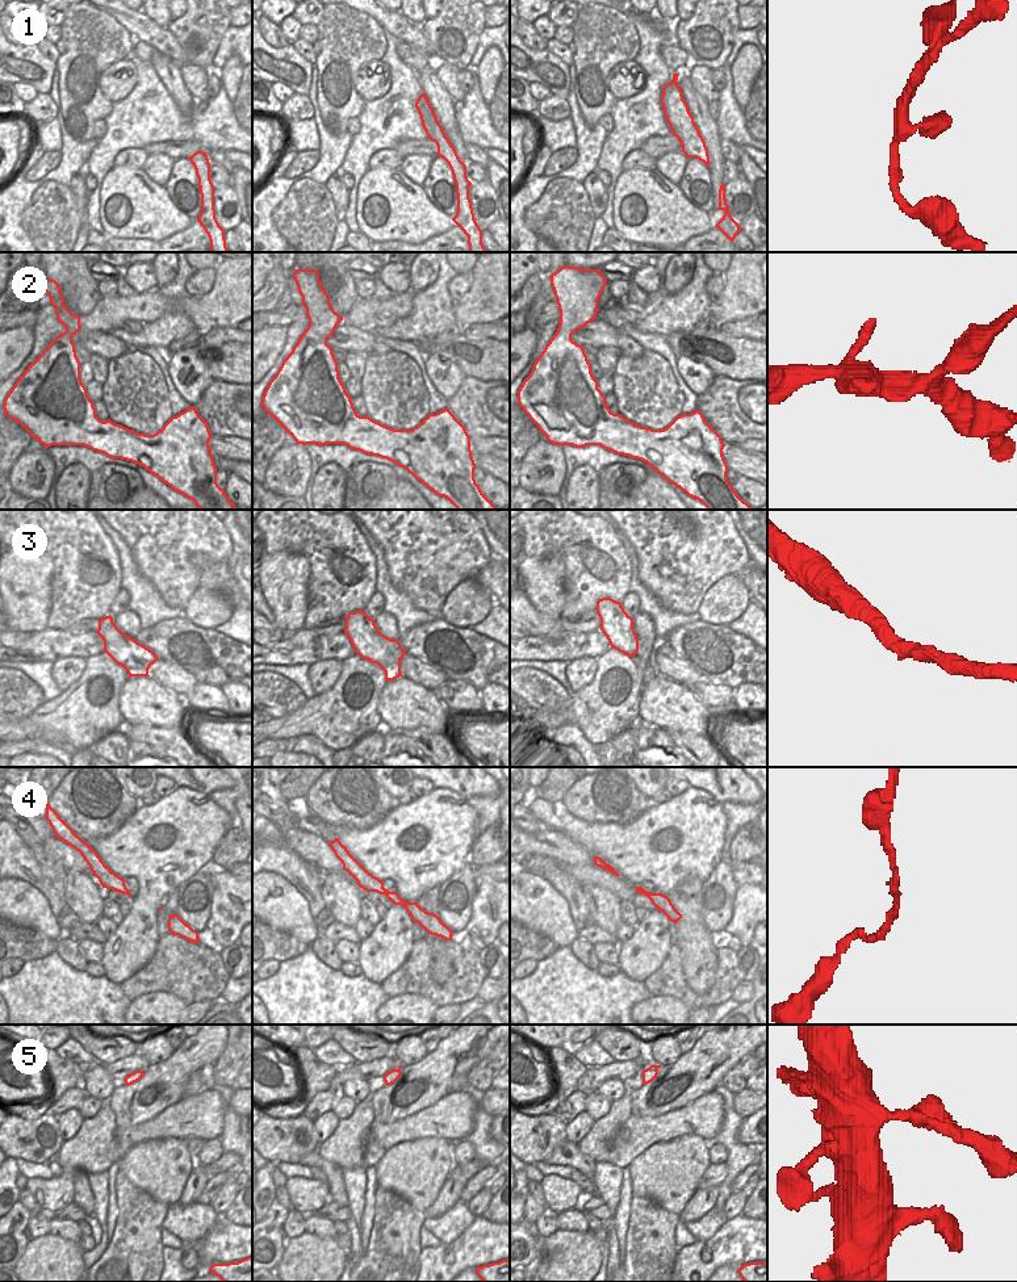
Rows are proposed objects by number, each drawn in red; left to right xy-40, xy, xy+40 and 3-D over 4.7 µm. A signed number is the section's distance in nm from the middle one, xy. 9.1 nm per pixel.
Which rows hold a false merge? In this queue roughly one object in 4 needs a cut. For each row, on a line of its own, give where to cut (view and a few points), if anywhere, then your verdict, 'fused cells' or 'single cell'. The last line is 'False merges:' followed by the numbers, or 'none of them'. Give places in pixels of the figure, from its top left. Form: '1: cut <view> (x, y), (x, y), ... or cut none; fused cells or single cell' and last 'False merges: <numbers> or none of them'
1: cut none; single cell
2: cut none; single cell
3: cut none; single cell
4: cut none; single cell
5: cut none; single cell
False merges: none of them

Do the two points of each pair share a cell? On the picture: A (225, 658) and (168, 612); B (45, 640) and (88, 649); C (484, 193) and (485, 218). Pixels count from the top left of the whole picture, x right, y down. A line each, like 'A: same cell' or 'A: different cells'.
A: different cells
B: same cell
C: same cell

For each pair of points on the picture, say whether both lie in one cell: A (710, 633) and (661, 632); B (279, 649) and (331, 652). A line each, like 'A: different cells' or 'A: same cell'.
A: different cells
B: same cell

